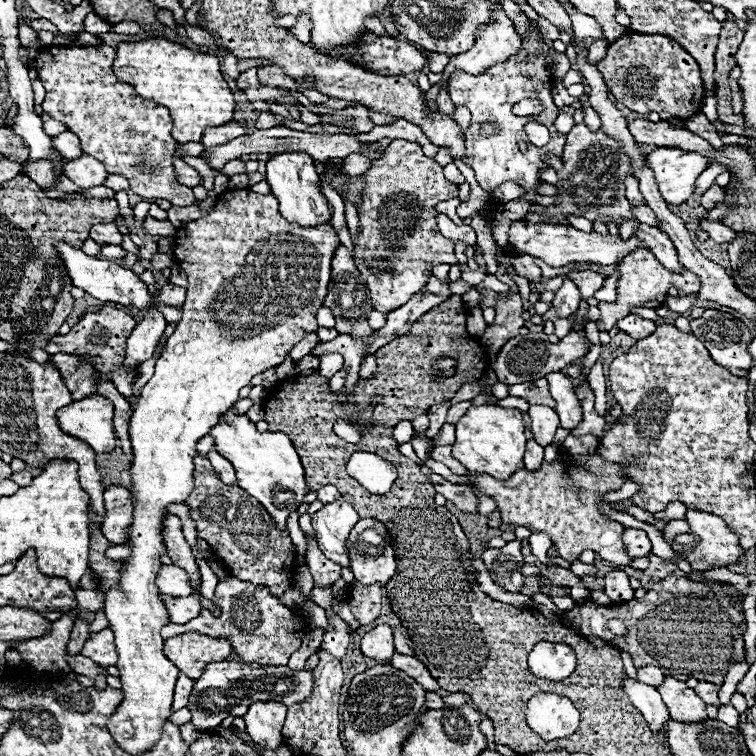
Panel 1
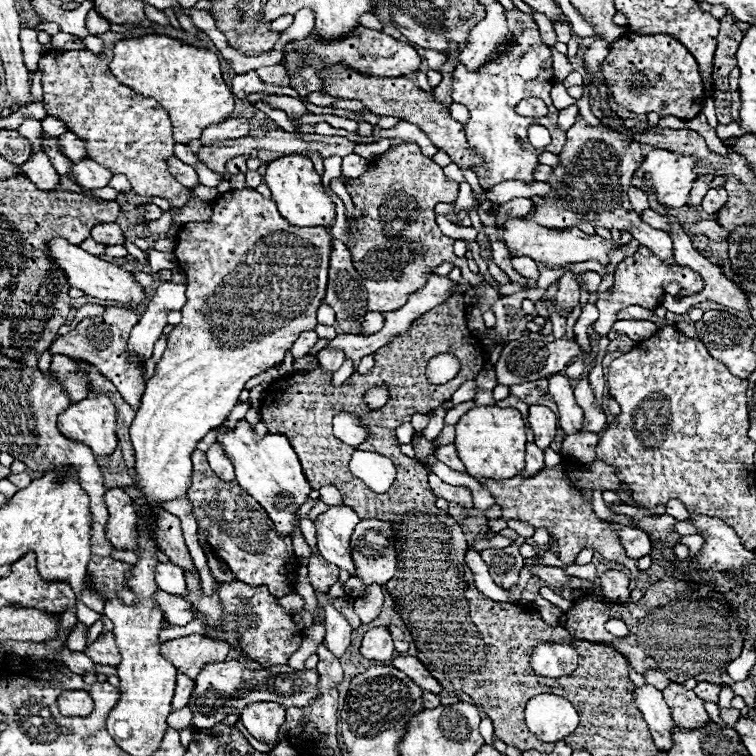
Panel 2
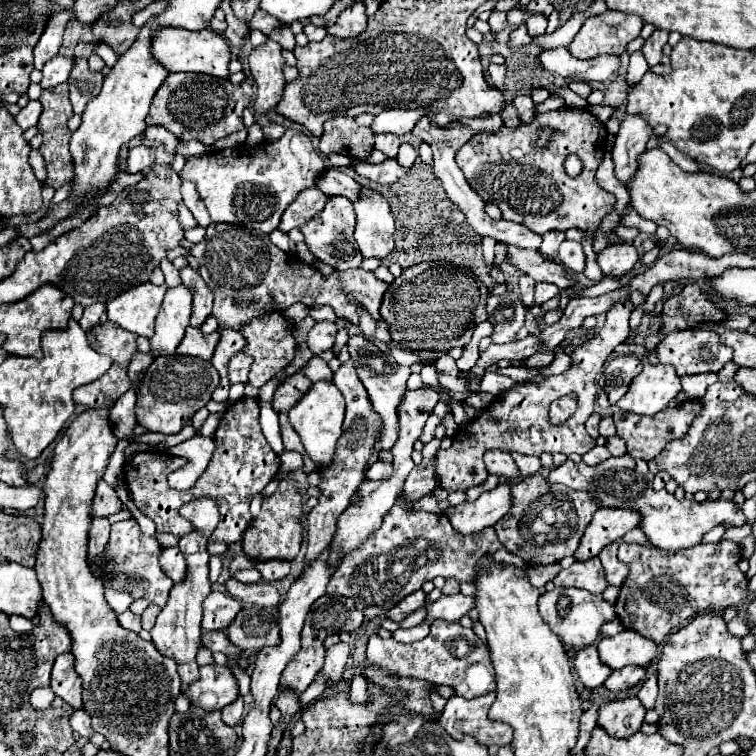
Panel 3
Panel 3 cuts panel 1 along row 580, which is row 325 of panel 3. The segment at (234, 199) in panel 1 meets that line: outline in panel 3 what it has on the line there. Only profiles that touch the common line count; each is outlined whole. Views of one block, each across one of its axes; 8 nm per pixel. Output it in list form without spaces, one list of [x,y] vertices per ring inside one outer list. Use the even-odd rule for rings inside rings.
[[[144,282],[142,286],[132,286],[106,306],[108,320],[134,332],[138,336],[154,336],[154,320],[166,294],[166,284],[154,286]]]

